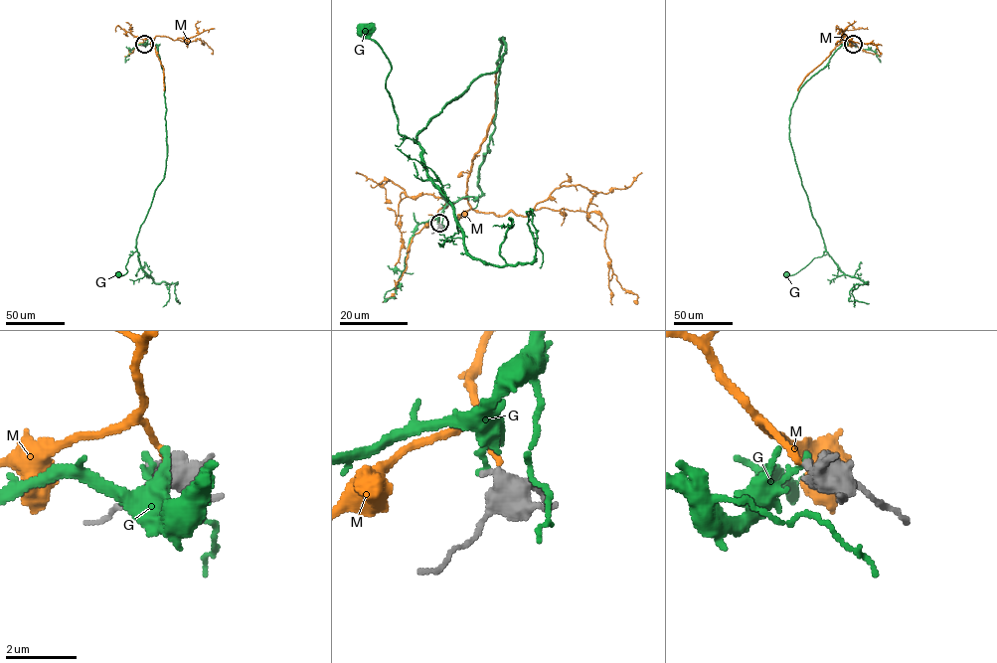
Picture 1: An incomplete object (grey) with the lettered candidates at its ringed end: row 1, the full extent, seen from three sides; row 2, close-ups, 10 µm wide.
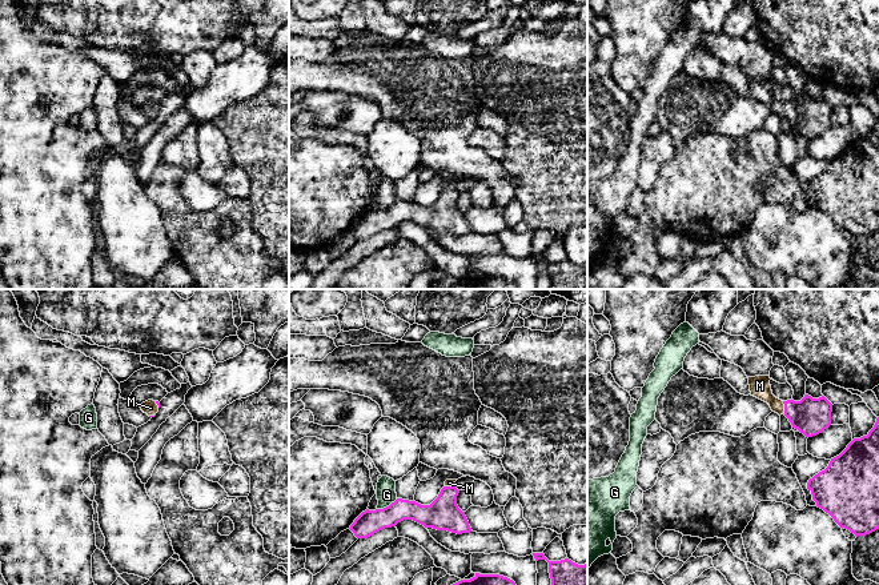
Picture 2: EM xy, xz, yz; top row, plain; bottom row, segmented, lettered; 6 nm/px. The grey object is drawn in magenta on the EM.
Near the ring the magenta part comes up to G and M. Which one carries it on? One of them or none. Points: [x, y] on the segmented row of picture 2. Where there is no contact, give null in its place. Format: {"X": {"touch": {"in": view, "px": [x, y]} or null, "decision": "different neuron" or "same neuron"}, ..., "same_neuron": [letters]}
{"G": {"touch": {"in": "xz", "px": [386, 507]}, "decision": "different neuron"}, "M": {"touch": {"in": "yz", "px": [785, 407]}, "decision": "same neuron"}, "same_neuron": ["M"]}

